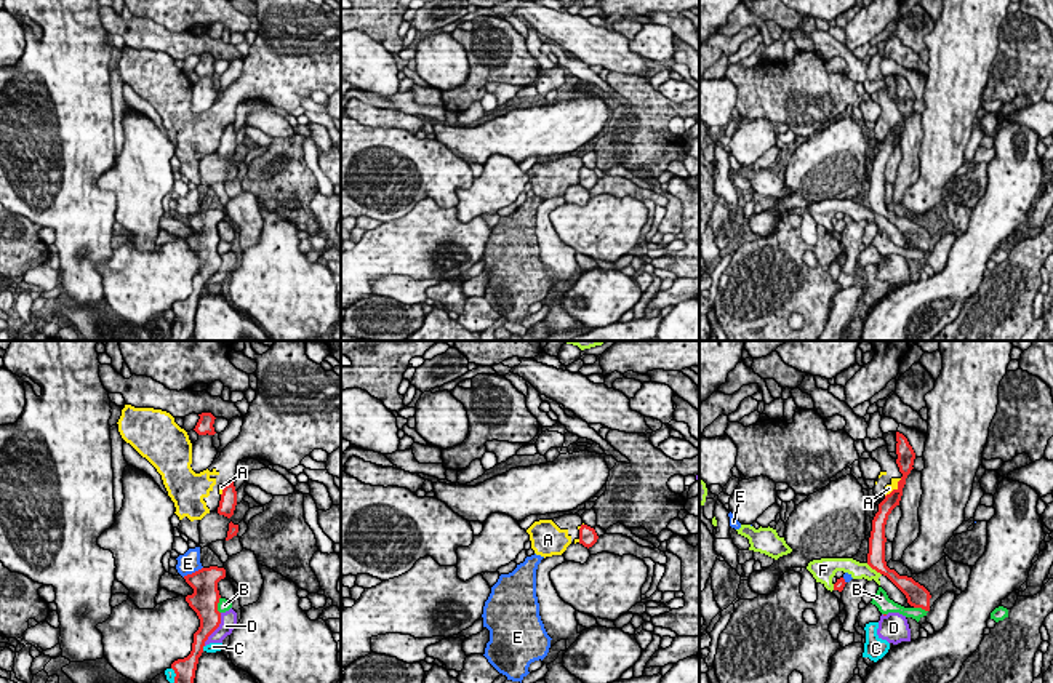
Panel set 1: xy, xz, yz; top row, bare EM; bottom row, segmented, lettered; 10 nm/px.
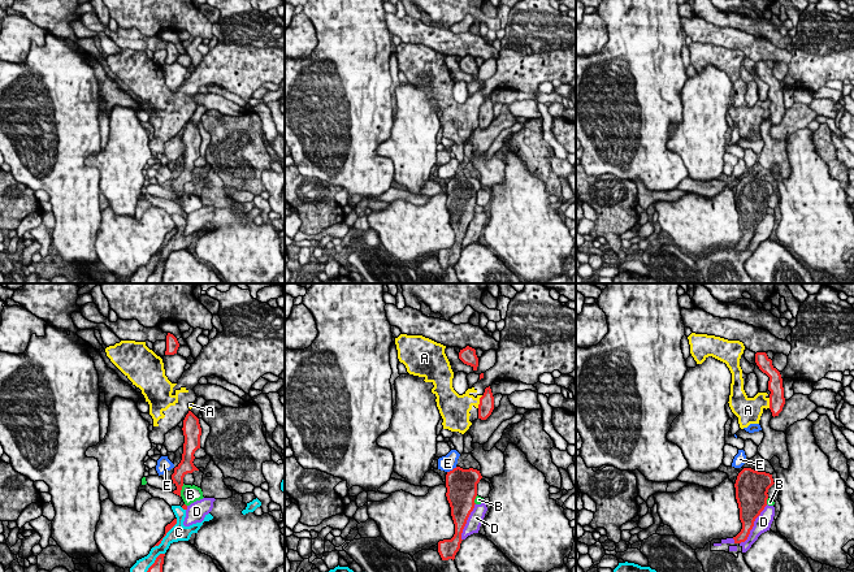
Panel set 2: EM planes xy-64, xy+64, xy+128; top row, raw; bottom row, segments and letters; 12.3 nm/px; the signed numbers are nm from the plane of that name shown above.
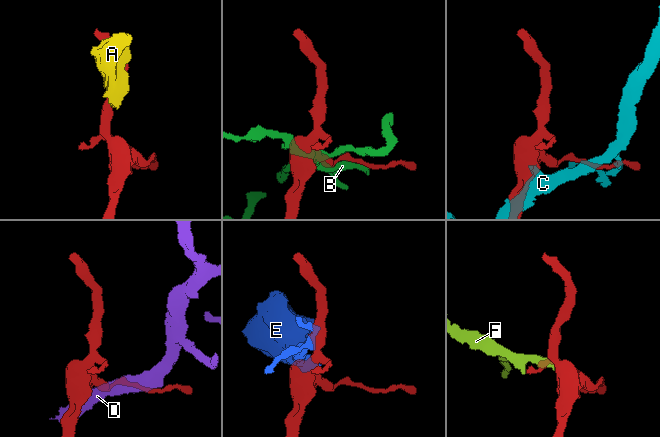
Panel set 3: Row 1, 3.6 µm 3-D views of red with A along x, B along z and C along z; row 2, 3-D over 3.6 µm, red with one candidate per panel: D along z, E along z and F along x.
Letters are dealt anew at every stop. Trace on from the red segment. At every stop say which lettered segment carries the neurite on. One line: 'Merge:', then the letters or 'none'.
Merge: none

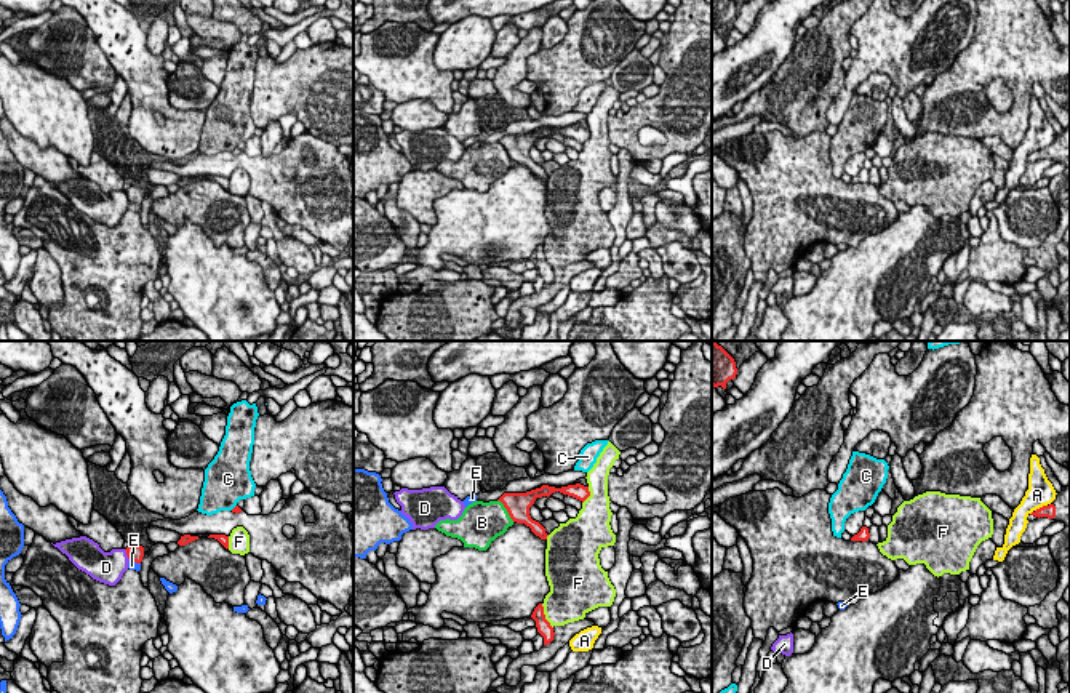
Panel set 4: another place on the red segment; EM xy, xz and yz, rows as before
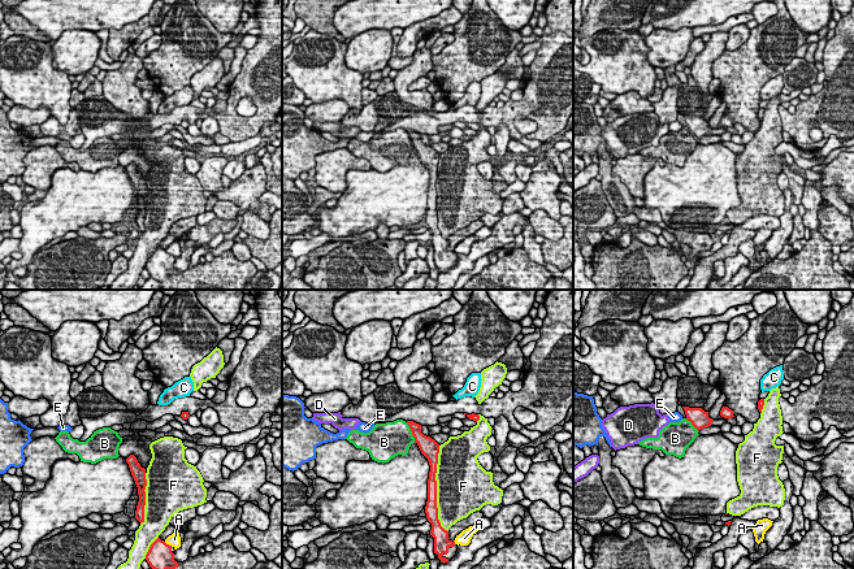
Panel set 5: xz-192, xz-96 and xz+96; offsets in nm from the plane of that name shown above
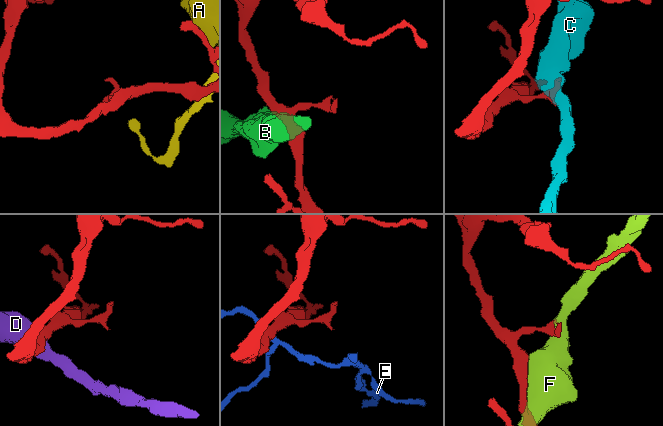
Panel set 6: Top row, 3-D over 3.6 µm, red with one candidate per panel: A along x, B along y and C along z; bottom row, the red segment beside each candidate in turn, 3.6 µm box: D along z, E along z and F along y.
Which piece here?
Merge: none

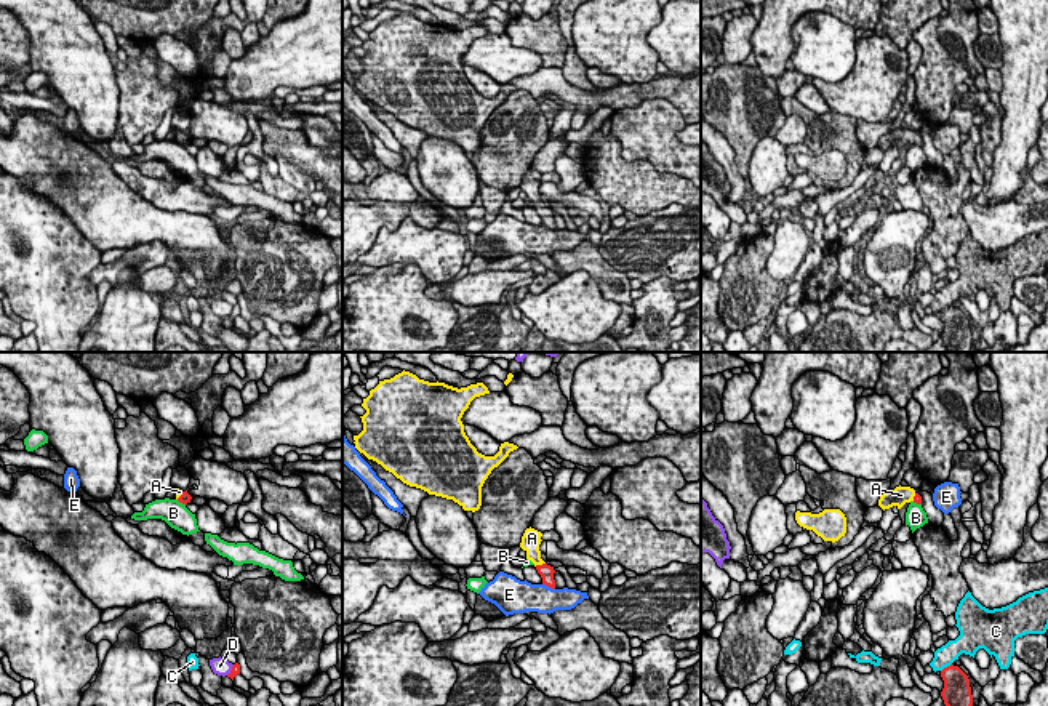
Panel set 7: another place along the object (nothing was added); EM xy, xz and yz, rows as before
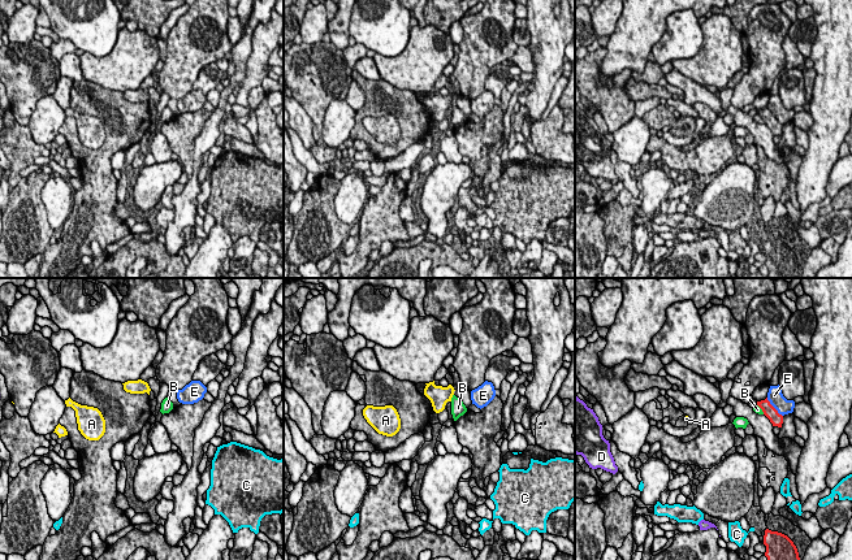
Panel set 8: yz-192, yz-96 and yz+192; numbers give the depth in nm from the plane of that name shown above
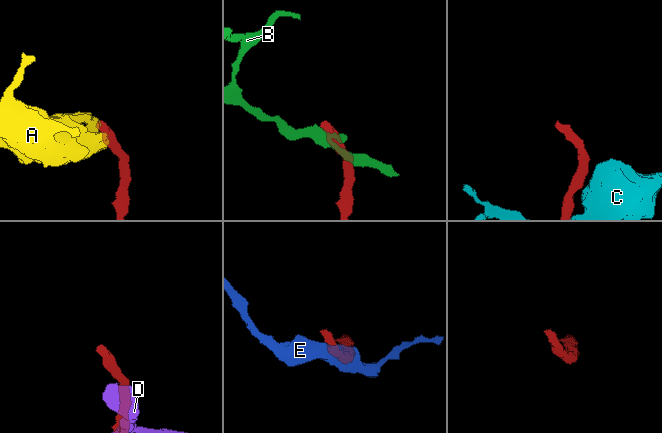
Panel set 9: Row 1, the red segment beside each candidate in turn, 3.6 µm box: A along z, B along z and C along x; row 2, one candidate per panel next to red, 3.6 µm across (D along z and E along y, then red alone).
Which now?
Merge: A

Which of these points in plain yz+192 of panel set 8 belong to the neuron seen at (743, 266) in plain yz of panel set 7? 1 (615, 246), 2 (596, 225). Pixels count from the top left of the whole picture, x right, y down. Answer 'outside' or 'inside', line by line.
1: inside
2: outside

